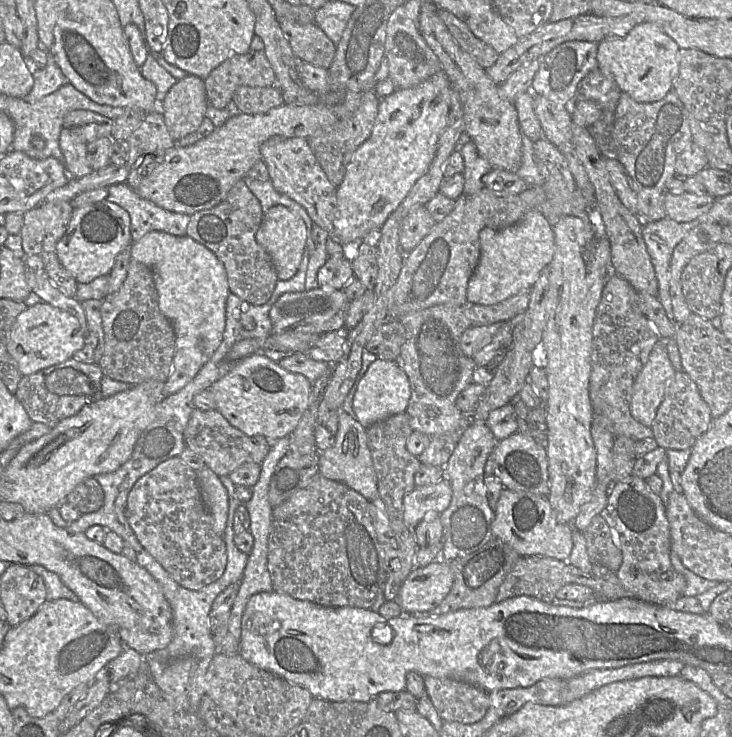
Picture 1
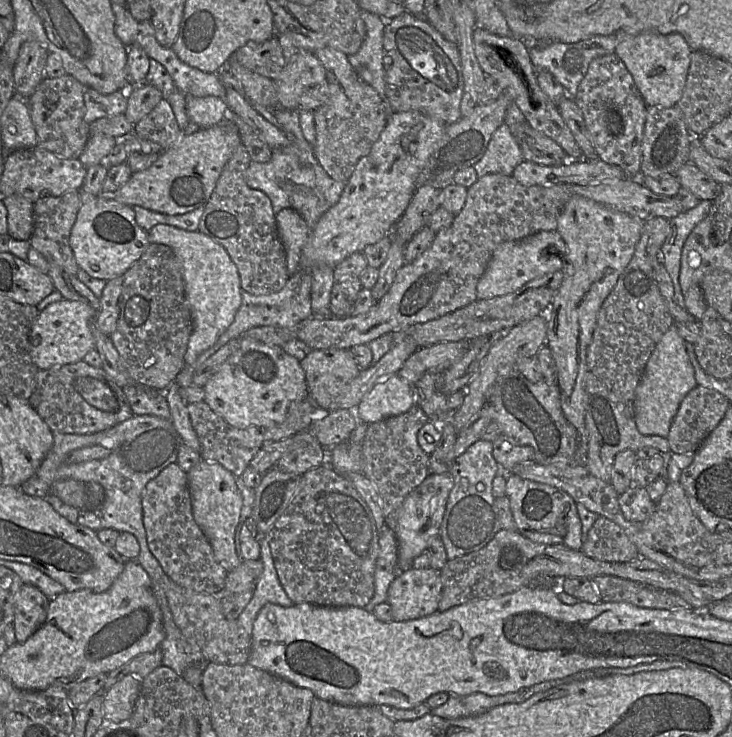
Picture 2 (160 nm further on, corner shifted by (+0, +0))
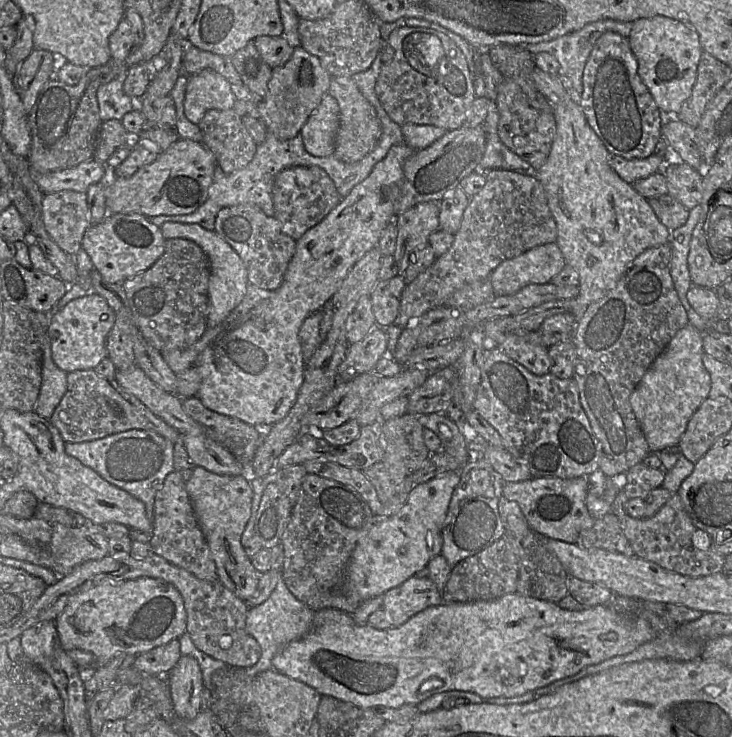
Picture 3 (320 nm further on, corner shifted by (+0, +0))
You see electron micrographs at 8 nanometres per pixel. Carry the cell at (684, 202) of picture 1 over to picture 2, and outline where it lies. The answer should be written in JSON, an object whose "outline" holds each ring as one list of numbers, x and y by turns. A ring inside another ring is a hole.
{"outline":[[485,175,467,188,465,205,454,217,452,225,435,233,432,245,413,262,405,263,398,270,389,290,368,312,348,317,312,316,292,328,251,328,229,341,200,365,193,374,193,385,204,387,209,378,240,348,244,339,279,347,290,340,299,339,312,350,350,349,355,345,368,344,383,334,398,332,410,325,425,323,464,307,477,300,477,283,495,248,503,242,521,240,540,231,556,231,559,215,573,196,591,199,640,220,653,217,668,220,684,212,676,197,656,194,637,180,638,177,633,177,622,180,605,179,588,185,563,183,554,186,524,186,511,175]]}

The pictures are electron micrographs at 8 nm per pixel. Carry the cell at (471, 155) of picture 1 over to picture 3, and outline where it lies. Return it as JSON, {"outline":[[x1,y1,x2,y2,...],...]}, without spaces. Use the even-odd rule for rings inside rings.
{"outline":[[492,101,484,121,486,150,479,164,479,170,482,172,509,170,525,174,527,170,533,167,503,144,498,133,499,120,499,110,496,103]]}

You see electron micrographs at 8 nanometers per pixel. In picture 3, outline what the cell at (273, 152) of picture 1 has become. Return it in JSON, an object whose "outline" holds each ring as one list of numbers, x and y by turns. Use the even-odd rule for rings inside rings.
{"outline":[[187,44,183,54,183,71,191,76,204,70,212,70,223,76,229,82,236,100,254,101,257,105,261,100,243,83,230,57,223,57]]}

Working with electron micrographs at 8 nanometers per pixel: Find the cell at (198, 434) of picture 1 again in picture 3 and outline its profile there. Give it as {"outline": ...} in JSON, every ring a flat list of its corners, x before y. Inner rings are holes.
{"outline":[[198,395,182,399,185,412,201,424,210,437,229,450,243,465,251,464,263,429,207,408]]}

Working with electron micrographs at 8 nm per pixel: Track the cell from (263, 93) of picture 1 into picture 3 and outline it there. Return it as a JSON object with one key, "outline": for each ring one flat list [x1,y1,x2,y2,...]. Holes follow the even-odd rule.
{"outline":[[249,43,239,49,230,57,230,60,248,89,263,99,268,91,272,68,261,59,254,44]]}

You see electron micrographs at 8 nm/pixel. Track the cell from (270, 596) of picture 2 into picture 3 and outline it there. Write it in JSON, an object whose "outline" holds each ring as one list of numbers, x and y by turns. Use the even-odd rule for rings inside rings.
{"outline":[[282,577,269,596,262,604,249,608,246,617,247,632,255,638,261,648,259,661,245,668,248,675,257,675,272,669,273,657,290,642,305,636,312,628,315,611,299,601,287,588]]}

